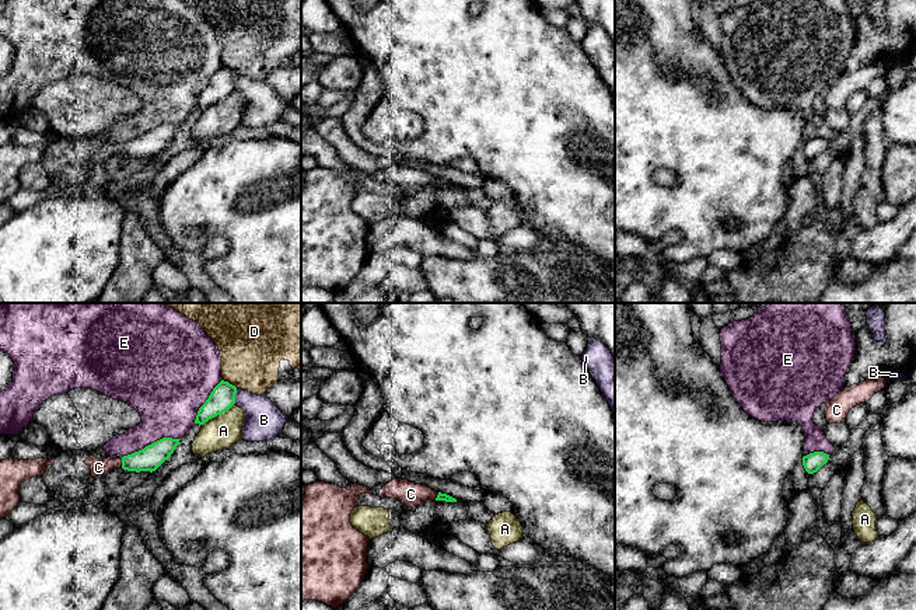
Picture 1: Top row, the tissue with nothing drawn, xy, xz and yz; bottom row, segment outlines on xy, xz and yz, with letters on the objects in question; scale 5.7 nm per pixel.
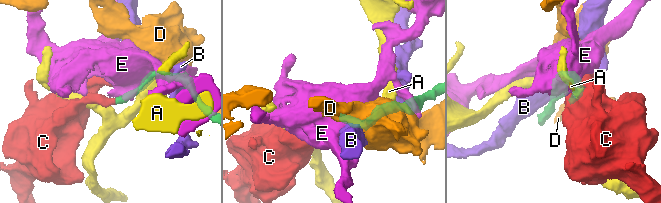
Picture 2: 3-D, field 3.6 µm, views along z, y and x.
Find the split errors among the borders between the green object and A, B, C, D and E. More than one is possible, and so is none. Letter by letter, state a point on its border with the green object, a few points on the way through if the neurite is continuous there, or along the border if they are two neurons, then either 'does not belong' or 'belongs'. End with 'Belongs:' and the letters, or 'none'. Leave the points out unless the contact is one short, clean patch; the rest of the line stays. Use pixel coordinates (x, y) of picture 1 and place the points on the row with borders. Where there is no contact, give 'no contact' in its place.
A: meets green in xy at (217, 414); does not belong
B: meets green in xy at (234, 396); does not belong
C: meets green in xy at (122, 463); runs through xy (149, 459), (122, 463), (108, 463), (98, 467); belongs
D: meets green in xy at (228, 383); border along xy (223, 379), (236, 387); does not belong
E: meets green in xy at (151, 443); does not belong
Belongs: C

